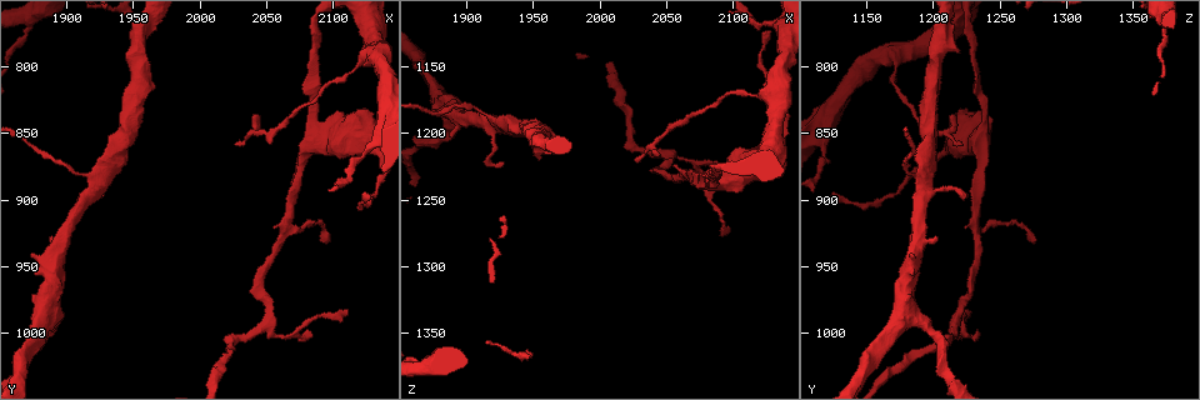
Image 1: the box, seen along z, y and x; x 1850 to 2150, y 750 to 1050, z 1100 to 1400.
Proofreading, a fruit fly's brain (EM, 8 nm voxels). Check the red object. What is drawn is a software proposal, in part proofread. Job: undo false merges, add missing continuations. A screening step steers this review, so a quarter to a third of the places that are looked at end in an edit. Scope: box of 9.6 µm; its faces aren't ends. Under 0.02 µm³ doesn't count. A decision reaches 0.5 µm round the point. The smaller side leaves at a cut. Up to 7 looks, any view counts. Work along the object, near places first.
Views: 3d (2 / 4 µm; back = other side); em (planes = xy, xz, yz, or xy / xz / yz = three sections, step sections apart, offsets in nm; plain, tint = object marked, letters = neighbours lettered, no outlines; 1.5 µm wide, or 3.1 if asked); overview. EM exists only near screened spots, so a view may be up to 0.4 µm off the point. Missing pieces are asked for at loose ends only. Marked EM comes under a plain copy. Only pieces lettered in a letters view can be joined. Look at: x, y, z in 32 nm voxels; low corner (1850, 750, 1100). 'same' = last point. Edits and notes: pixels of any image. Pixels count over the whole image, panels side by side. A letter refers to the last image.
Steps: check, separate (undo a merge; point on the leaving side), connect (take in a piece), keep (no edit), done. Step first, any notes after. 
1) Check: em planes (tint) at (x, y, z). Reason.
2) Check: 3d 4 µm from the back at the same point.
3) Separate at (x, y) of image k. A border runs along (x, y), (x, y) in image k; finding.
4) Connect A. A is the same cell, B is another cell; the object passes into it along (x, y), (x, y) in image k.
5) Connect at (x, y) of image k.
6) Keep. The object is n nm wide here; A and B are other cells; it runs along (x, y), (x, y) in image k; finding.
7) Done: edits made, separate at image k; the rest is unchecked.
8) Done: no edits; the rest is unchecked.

Check: 3d 4 µm at (2110, 984, 1226). Tapers out.

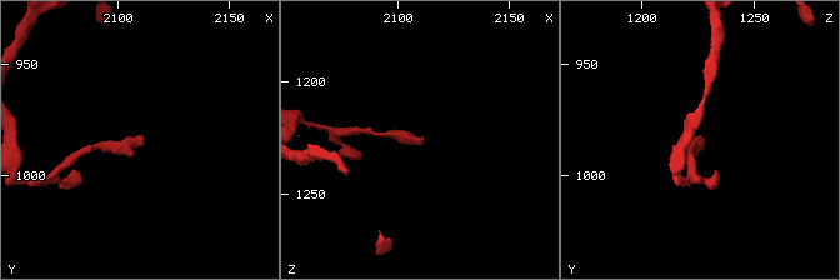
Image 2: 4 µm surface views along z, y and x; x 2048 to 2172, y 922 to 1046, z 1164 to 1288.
Check: em planes (tint) at (2111, 984, 1226). Shape alone is not enough.

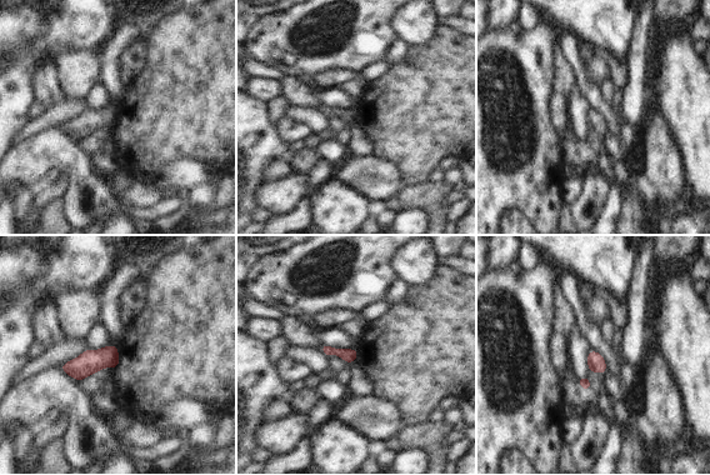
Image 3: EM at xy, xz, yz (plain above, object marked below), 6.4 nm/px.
Check: em planes (letters) at the same point.

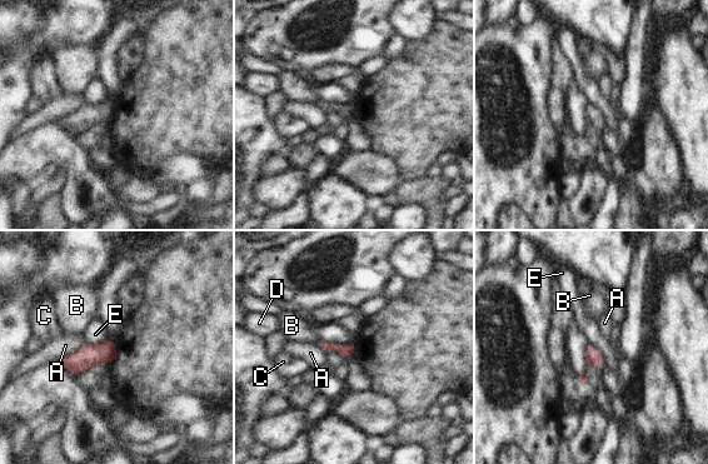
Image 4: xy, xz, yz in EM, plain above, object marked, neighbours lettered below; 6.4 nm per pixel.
Keep. A, B, C, D and E are other cells; a border runs along (588, 343), (602, 354), (604, 363) in image 4; no lettered piece goes on from it.

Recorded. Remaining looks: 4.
Check: em planes (letters) at (2028, 858, 1224). An open end.

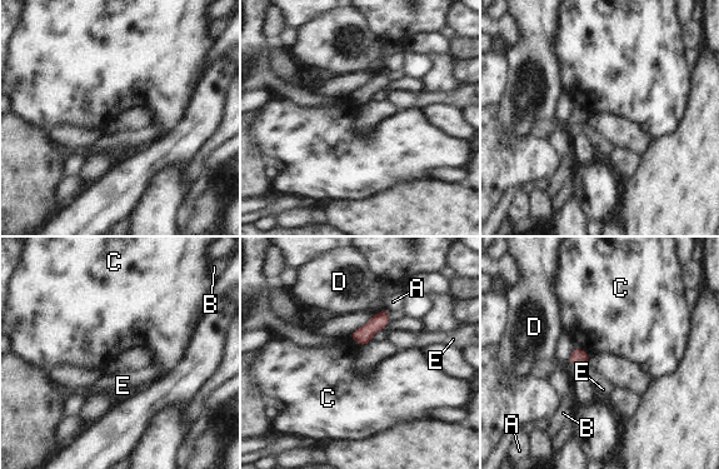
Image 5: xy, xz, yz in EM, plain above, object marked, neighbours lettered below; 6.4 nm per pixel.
Keep. A, B, C, D and E are other cells; a border runs along (575, 345), (592, 358) in image 5; no lettered piece goes on from it.

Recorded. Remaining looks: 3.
Check: em planes (letters) at (2110, 806, 1172). Thick turns thin.

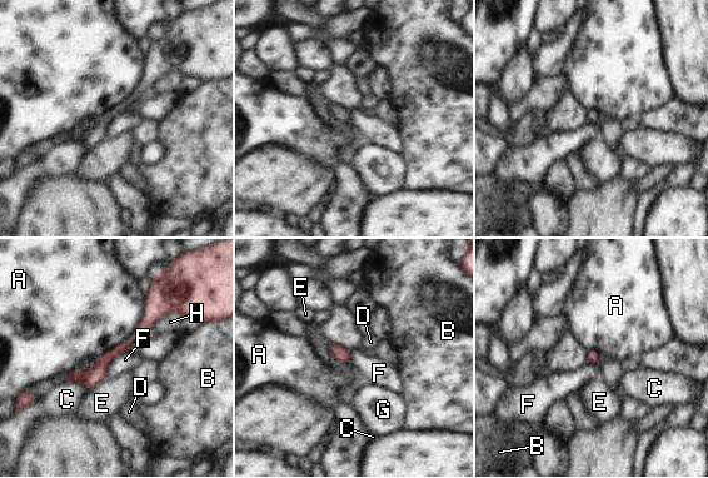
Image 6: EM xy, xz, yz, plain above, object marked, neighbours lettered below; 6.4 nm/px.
Keep. A, B, C, D, E, F, G and H are other cells; all the same cell.

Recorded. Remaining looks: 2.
Done: no edits; the rest is unchecked.

